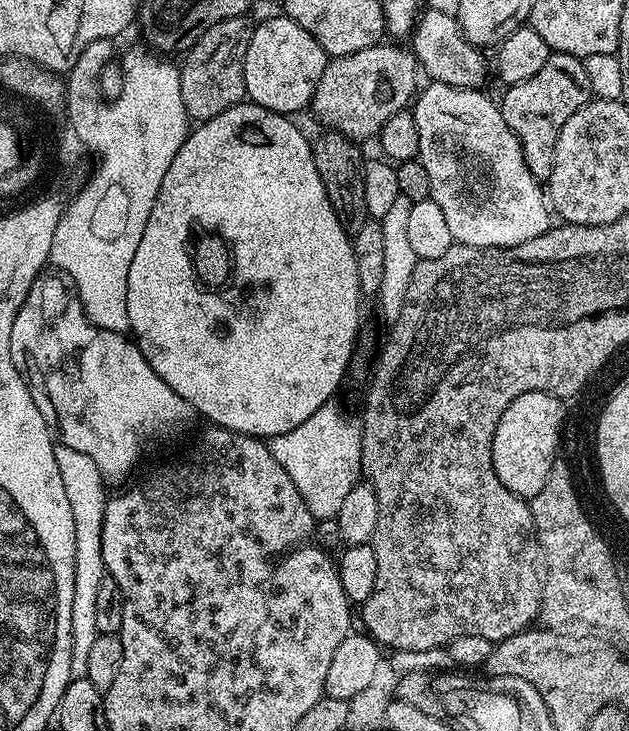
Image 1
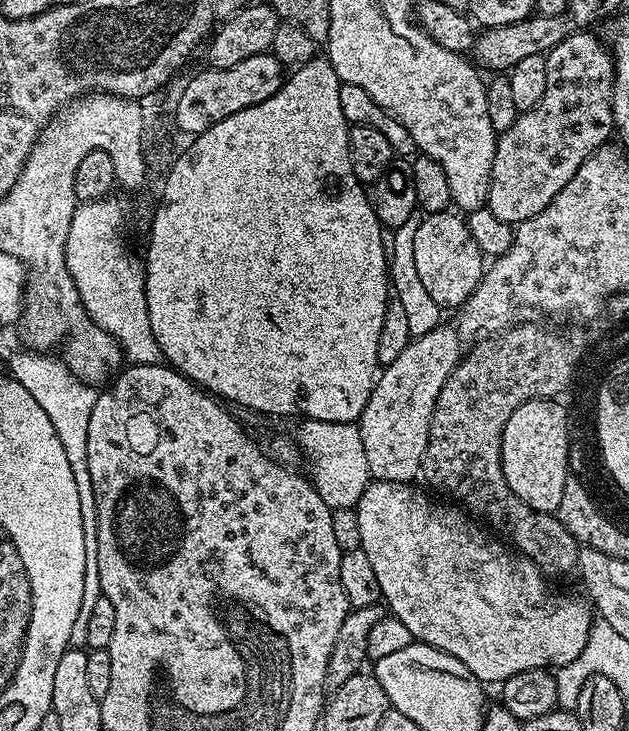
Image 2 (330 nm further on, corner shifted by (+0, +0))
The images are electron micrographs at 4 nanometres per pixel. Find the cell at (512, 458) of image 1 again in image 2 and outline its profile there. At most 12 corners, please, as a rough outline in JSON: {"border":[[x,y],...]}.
{"border":[[526,402],[502,430],[502,474],[536,512],[562,502],[566,411]]}

